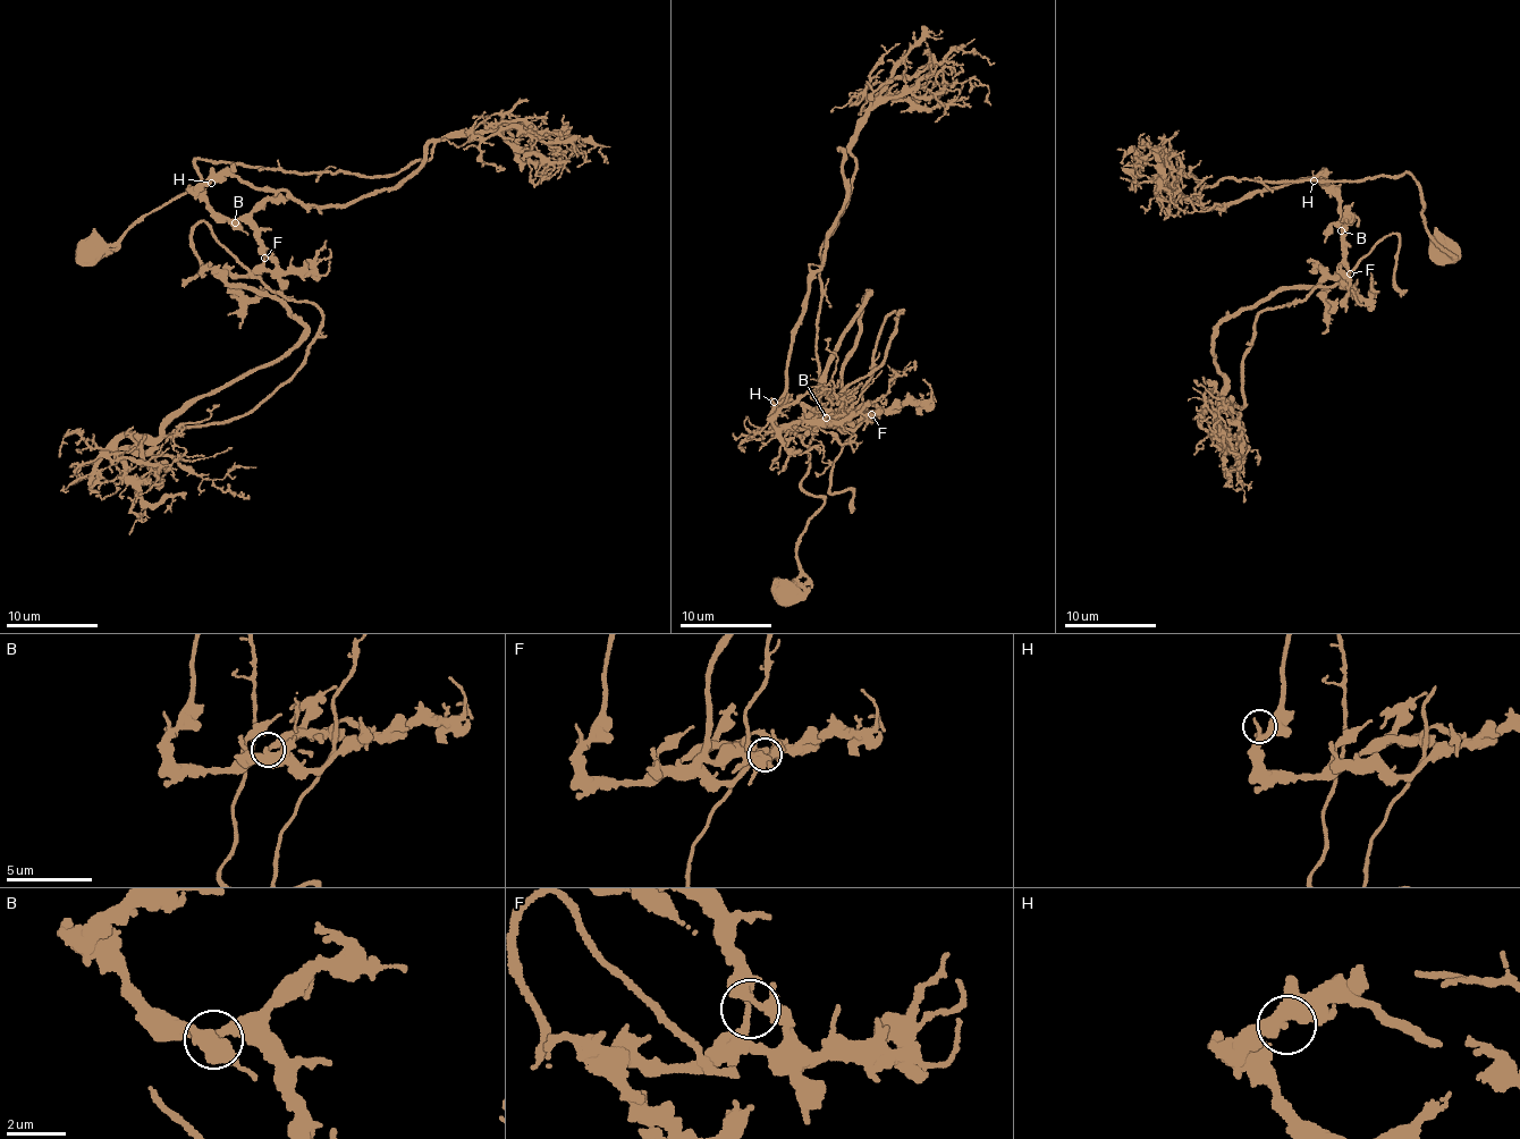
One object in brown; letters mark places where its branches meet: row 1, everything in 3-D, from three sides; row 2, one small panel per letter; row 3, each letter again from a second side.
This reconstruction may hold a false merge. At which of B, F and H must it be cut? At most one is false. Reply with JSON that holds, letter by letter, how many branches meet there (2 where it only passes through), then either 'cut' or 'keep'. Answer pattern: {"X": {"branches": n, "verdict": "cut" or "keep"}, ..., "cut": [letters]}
{"B": {"branches": 2, "verdict": "keep"}, "F": {"branches": 2, "verdict": "cut"}, "H": {"branches": 2, "verdict": "keep"}, "cut": ["F"]}

